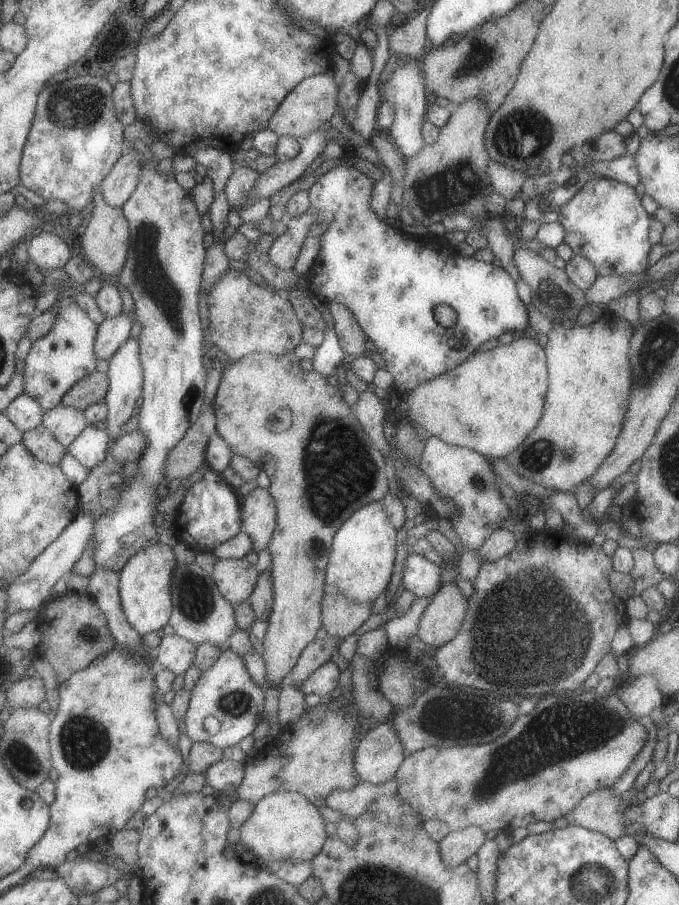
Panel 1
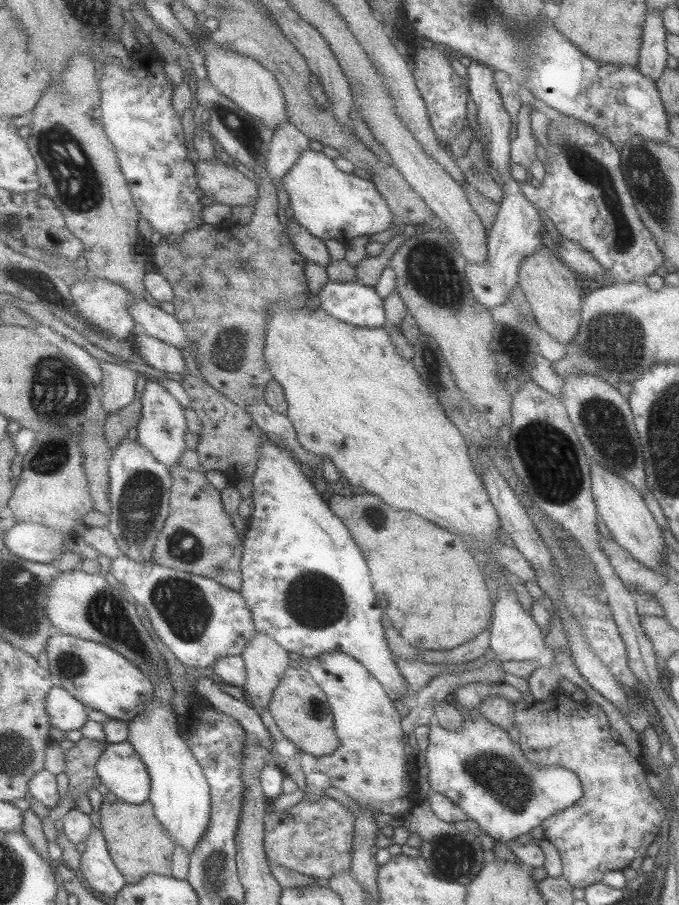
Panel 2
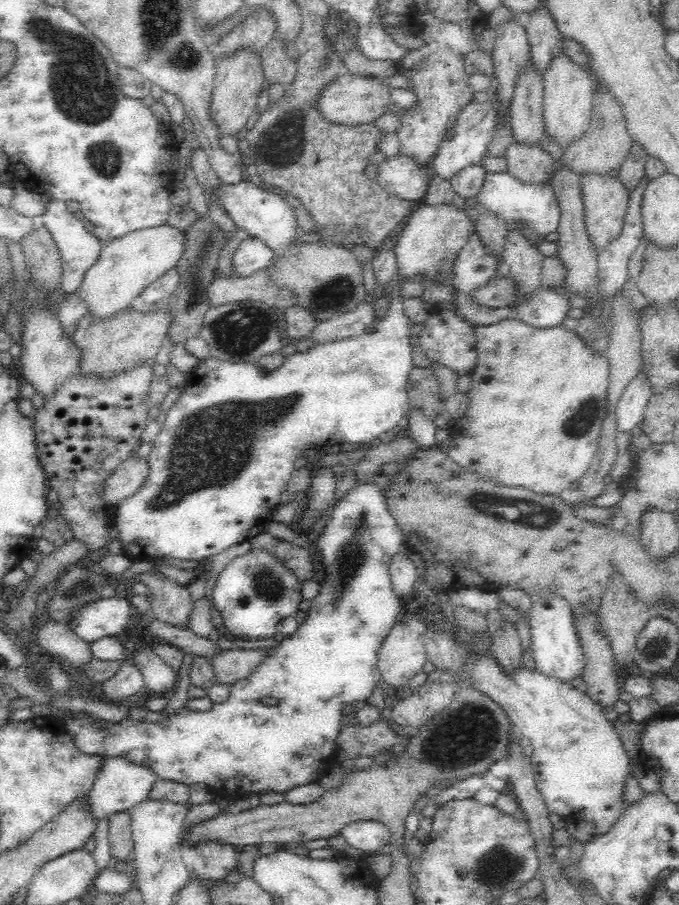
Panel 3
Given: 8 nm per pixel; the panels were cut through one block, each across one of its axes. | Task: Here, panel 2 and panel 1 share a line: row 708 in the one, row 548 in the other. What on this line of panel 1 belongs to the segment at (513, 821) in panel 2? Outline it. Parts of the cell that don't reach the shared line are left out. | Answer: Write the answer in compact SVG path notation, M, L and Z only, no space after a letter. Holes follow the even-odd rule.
M431 435L425 442L419 464L433 482L433 488L437 488L443 498L447 496L447 500L457 504L457 514L449 521L463 546L475 550L481 549L493 532L506 526L504 523L511 516L511 508L501 494L499 476L495 474L491 461L471 448L447 444L445 440Z

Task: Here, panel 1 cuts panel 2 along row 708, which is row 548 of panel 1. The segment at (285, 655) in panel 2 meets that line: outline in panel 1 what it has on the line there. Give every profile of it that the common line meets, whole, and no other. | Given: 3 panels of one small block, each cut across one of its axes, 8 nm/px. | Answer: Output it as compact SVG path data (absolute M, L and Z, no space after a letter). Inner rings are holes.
M256 486L253 491L251 491L243 499L243 530L251 536L251 540L255 542L255 551L265 550L265 548L270 548L271 542L274 539L274 533L278 531L278 508L276 505L275 498L271 495L269 489L261 488Z

